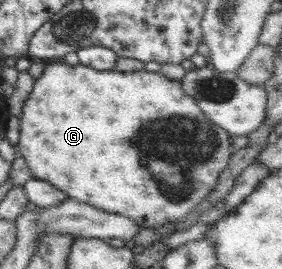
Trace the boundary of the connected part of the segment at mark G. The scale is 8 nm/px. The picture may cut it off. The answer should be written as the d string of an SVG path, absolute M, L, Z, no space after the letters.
M60 61L48 65L42 72L41 77L35 80L33 90L22 107L17 126L19 127L19 131L17 131L19 143L16 146L16 156L24 157L26 164L31 169L33 178L54 185L67 198L126 217L134 221L138 228L157 229L163 225L170 227L186 220L187 216L201 206L200 203L218 185L220 173L228 166L230 157L234 152L230 134L220 125L212 122L200 110L192 96L184 94L180 80L172 80L159 72L150 72L145 69L133 72L119 72L116 69L96 71L96 69L82 64L72 66Z

